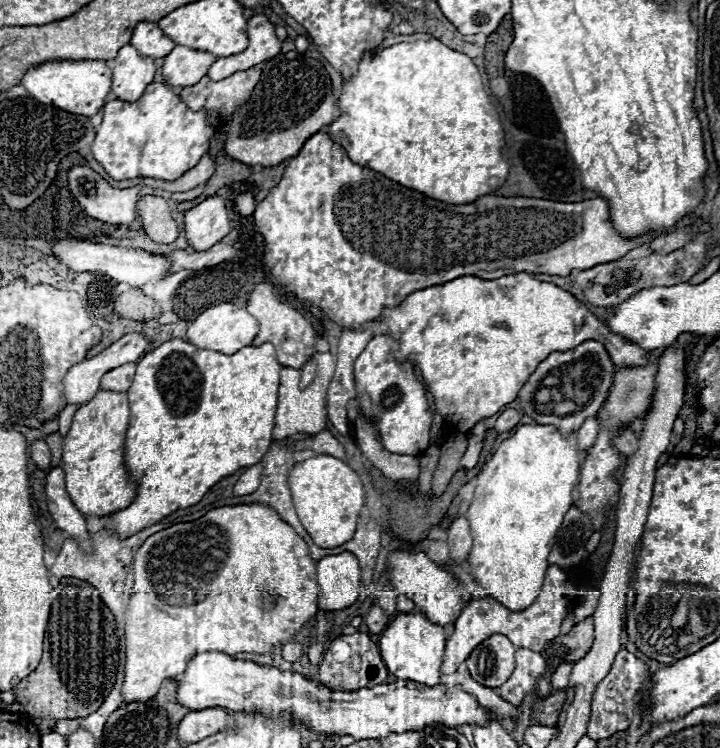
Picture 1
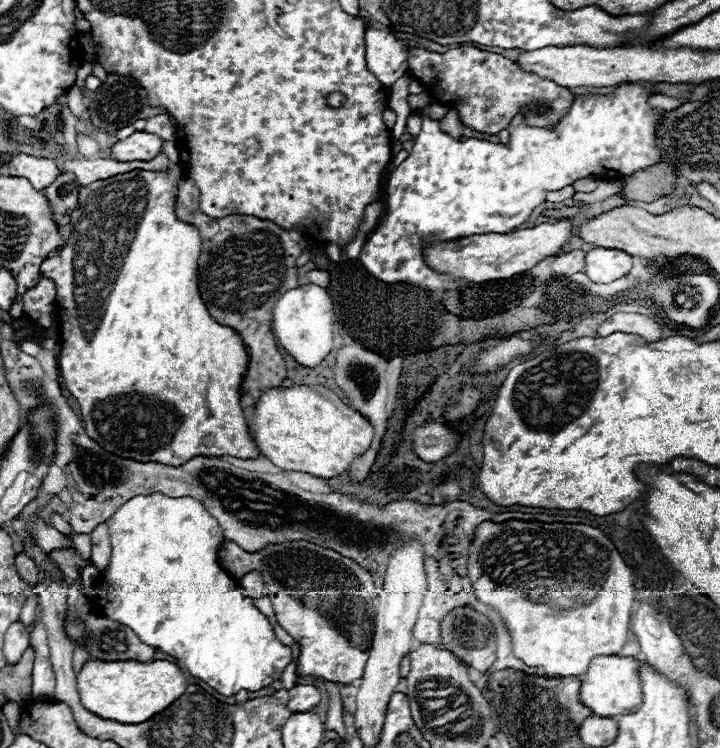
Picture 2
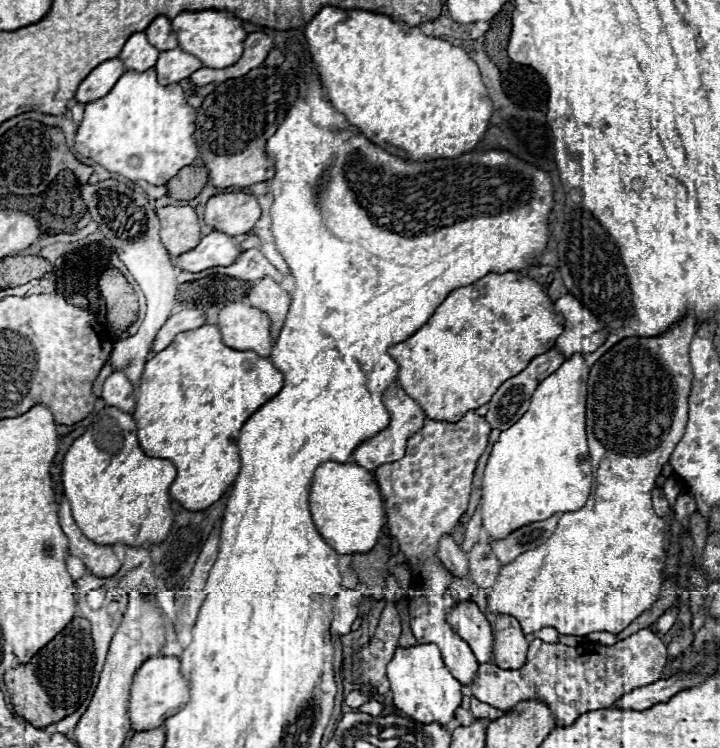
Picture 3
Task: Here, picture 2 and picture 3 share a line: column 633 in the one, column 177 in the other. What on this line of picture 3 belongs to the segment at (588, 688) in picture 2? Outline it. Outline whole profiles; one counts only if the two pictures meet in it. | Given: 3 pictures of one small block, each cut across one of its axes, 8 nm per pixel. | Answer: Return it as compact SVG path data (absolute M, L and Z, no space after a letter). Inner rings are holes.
M156 656L148 658L136 672L132 690L130 690L130 722L132 730L150 730L162 726L174 712L180 712L190 700L190 688L186 676L180 670L180 658L174 656Z

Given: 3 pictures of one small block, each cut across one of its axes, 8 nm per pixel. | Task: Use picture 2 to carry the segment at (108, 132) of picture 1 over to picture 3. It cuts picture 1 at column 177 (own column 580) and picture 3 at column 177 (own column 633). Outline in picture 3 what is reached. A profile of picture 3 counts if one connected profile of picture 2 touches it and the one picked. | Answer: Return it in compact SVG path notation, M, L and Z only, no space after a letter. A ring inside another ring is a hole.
M150 68L146 72L134 72L128 70L116 86L100 100L94 100L86 104L84 120L78 126L76 132L76 150L104 166L108 172L120 174L132 182L146 180L154 186L168 184L184 166L192 166L198 162L198 144L194 144L194 116L196 108L192 108L186 98L180 84L168 84L162 86L156 80L156 72Z

